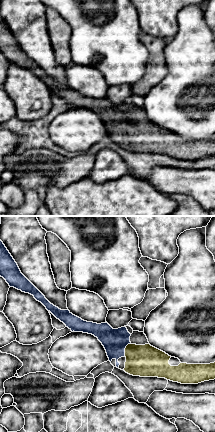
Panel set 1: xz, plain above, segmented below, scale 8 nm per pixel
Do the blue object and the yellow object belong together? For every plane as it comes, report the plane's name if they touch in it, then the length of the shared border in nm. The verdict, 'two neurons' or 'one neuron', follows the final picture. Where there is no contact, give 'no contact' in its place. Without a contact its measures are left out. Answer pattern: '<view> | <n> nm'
xz | 120 nm

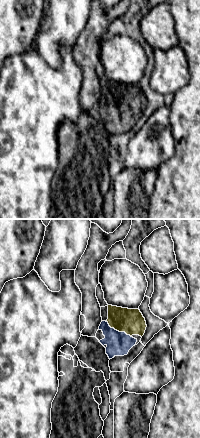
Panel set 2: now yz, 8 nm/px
yz | 220 nm

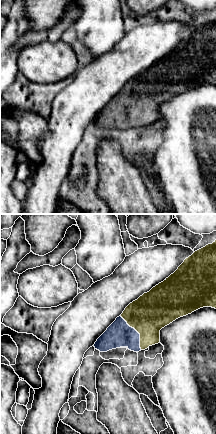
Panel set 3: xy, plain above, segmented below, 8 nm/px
xy | 320 nm

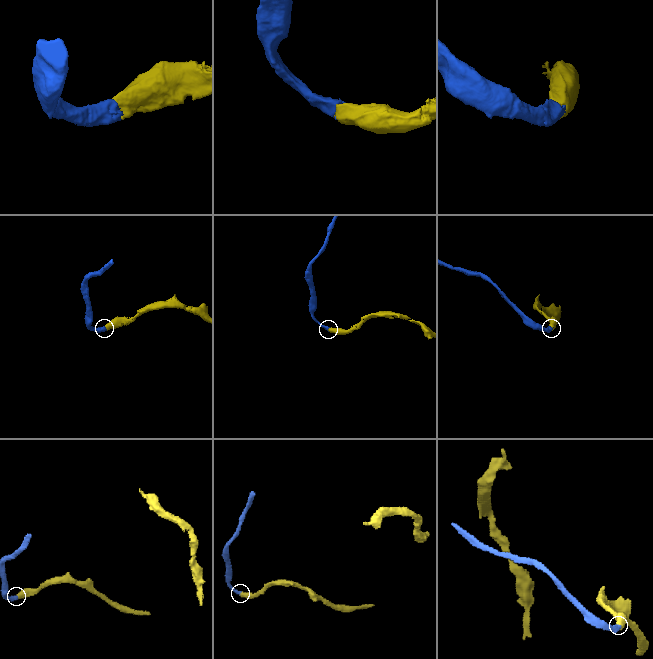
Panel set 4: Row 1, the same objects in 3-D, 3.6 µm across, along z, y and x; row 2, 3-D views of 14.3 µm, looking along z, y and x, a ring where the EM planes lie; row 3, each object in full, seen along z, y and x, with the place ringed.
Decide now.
one neuron

